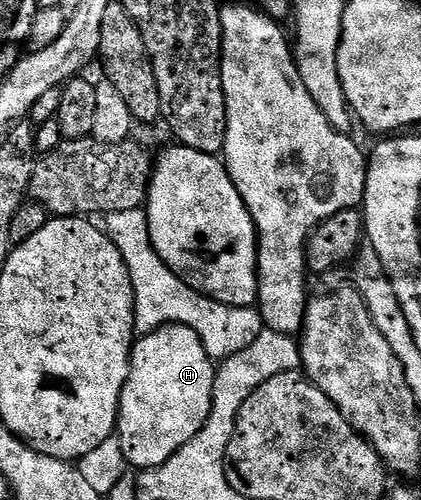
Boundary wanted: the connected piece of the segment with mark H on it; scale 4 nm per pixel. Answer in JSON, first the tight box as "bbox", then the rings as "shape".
{"bbox":[115,324,215,471],"shape":[[[167,324],[155,332],[140,335],[133,343],[133,355],[129,358],[129,375],[123,384],[121,403],[117,413],[117,429],[115,437],[121,442],[126,463],[130,467],[137,466],[138,471],[150,470],[163,465],[191,436],[207,424],[207,416],[211,416],[213,407],[213,389],[215,388],[215,360],[203,348],[203,340],[191,328],[183,324]]]}

